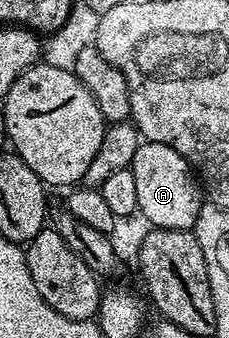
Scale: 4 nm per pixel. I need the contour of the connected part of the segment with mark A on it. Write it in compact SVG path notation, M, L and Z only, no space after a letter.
M140 142L130 168L137 181L138 214L144 215L152 228L182 231L194 228L199 211L205 205L205 195L195 172L177 149L160 143Z

